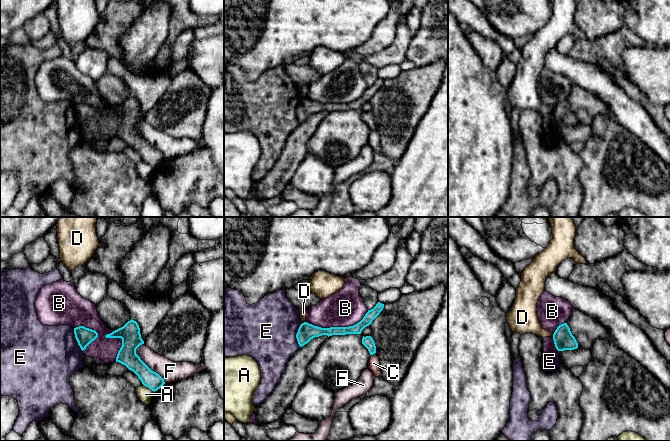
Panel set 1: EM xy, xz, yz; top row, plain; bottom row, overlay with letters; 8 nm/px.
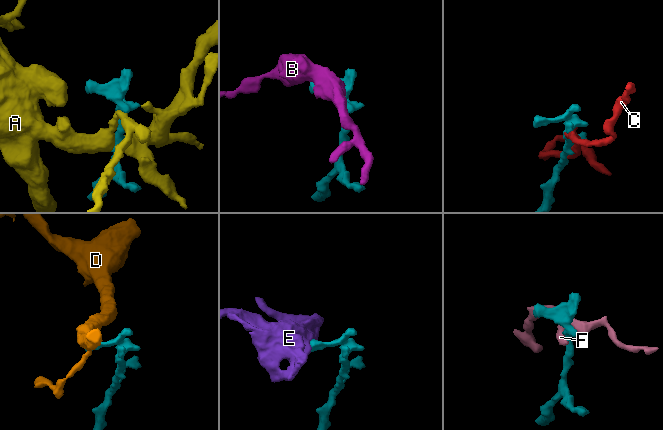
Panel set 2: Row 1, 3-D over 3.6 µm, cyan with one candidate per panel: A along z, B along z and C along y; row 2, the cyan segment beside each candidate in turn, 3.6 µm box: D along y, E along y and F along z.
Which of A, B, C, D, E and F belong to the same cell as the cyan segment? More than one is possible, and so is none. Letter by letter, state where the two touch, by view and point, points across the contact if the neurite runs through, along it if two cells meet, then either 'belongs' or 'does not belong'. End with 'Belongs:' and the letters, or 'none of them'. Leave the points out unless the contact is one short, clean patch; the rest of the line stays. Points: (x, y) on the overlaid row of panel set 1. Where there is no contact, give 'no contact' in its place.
A: meets cyan in xy at (149, 388); does not belong
B: meets cyan in xz at (338, 327); does not belong
C: meets cyan in xz at (372, 354); does not belong
D: meets cyan in xz at (304, 322); border along xz (305, 321), (302, 323); does not belong
E: meets cyan in xz at (296, 335); border along xz (302, 323), (296, 334), (299, 346); does not belong
F: meets cyan in xy at (146, 365); does not belong
Belongs: none of them

